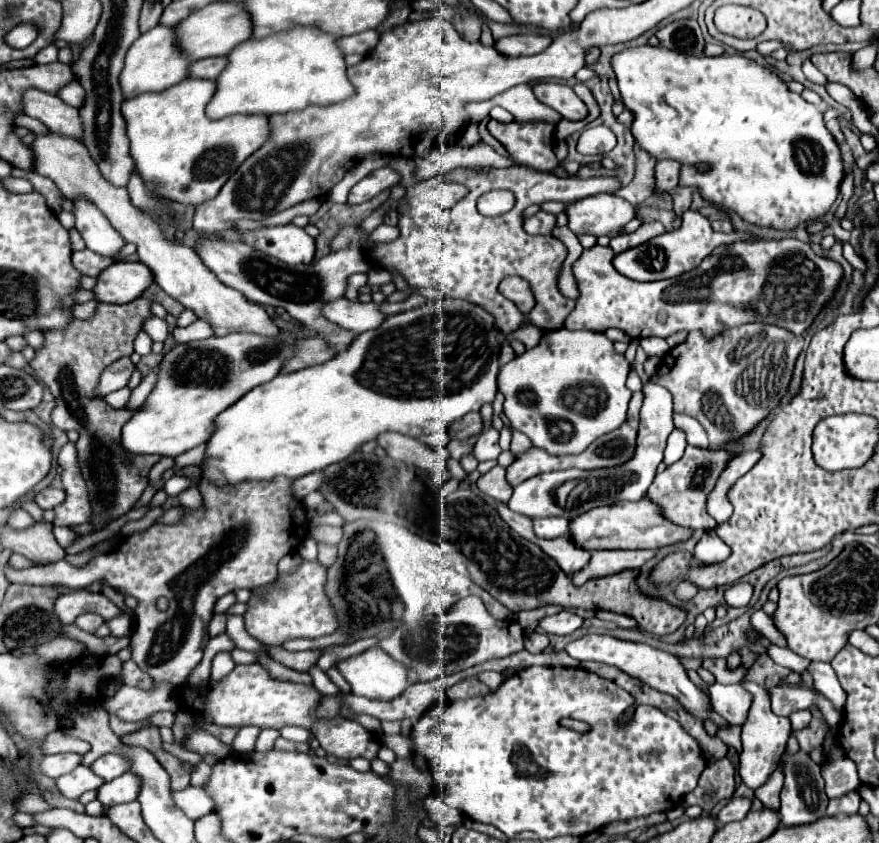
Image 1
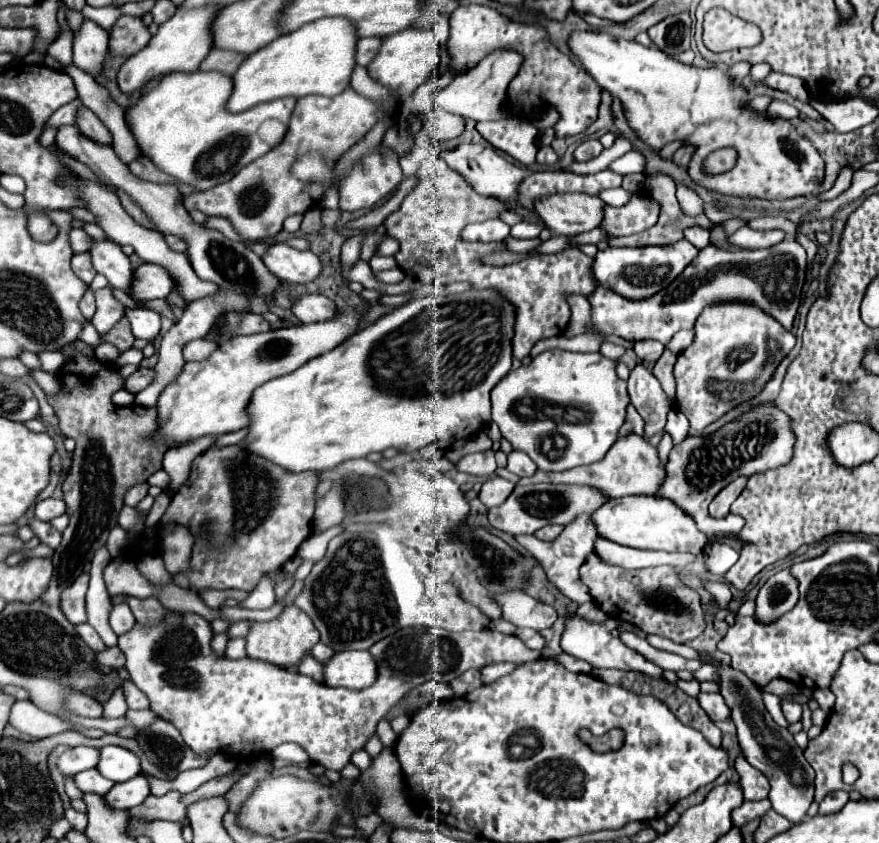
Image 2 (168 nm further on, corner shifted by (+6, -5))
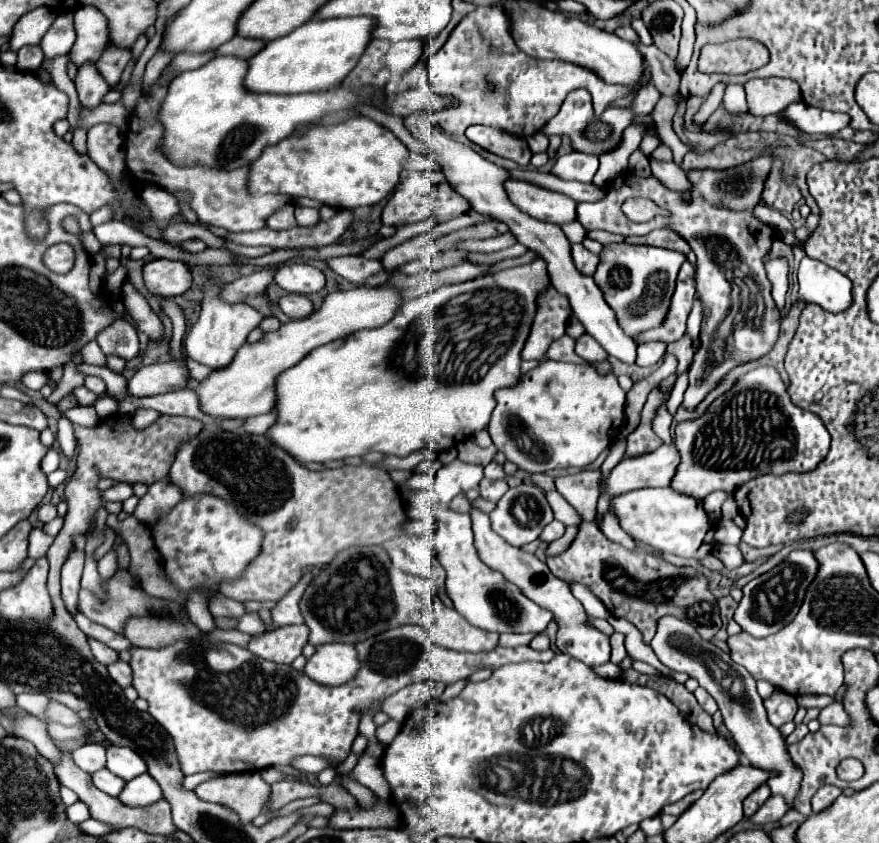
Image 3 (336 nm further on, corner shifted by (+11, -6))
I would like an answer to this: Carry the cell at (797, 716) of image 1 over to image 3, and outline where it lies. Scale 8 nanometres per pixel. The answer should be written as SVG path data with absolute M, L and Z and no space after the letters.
M774 692L770 698L764 700L764 706L768 712L768 722L776 728L794 720L794 714L798 710L796 698L790 694L784 694L784 692Z

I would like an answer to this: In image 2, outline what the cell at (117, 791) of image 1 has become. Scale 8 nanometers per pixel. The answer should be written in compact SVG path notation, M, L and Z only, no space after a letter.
M135 775L129 781L115 783L113 789L103 797L113 809L133 809L141 805L149 795L149 783L143 775Z

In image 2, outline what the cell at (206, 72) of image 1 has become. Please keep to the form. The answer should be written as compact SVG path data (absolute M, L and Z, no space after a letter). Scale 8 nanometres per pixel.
M213 49L199 65L199 71L219 71L223 75L233 75L237 71L237 67L241 65L241 61L245 59L245 55L233 53L233 51L221 51L221 49Z

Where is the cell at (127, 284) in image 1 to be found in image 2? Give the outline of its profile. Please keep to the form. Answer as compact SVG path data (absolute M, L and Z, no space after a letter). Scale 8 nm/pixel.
M143 263L133 271L133 287L129 287L129 297L135 301L165 299L173 291L171 275L153 263Z

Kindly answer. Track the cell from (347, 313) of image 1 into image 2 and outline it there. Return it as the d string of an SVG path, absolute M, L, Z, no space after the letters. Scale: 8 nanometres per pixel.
M303 295L293 303L293 313L301 323L319 323L335 317L335 305L323 295Z

